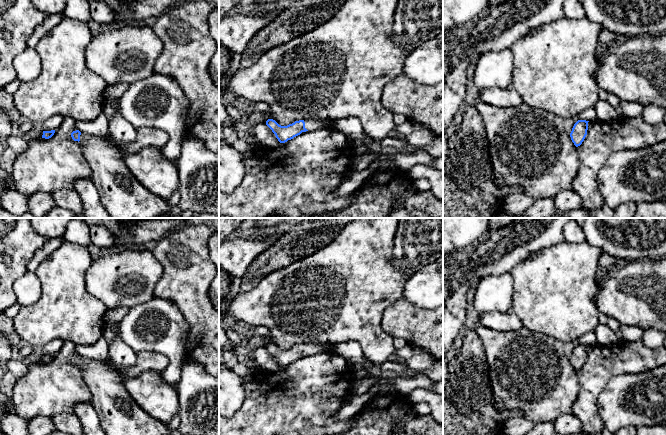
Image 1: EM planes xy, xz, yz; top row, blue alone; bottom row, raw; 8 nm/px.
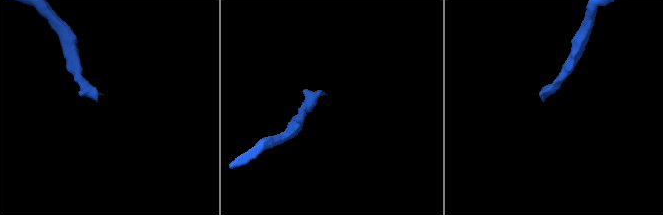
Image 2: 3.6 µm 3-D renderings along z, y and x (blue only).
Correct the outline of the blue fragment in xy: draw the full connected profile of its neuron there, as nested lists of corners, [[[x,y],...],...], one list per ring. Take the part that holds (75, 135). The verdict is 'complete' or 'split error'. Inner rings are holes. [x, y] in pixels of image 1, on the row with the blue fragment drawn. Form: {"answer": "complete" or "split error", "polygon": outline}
{"answer": "split error", "polygon": [[[79,130],[73,131],[71,137],[81,143],[92,171],[91,181],[112,218],[159,218],[181,214],[180,208],[170,207],[166,200],[138,182],[110,137],[84,134]]]}

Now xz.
{"answer": "split error", "polygon": [[[268,119],[266,125],[272,130],[280,143],[285,143],[300,135],[302,132],[333,128],[333,122],[329,126],[325,126],[322,120],[316,119],[299,120],[287,126],[281,126],[275,120]]]}

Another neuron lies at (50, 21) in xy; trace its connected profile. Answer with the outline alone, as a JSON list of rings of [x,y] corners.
[[[62,14],[47,16],[45,20],[38,25],[32,35],[28,38],[26,45],[30,48],[35,48],[39,40],[47,34],[61,19]]]

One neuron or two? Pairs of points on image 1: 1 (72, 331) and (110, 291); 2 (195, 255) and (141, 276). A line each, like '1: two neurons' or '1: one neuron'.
1: two neurons
2: two neurons

